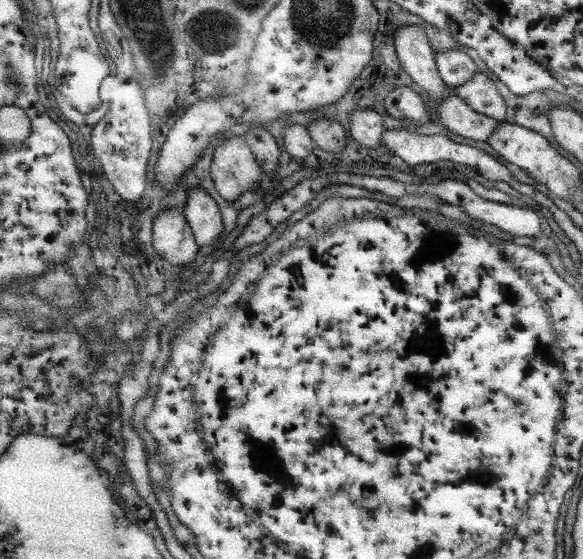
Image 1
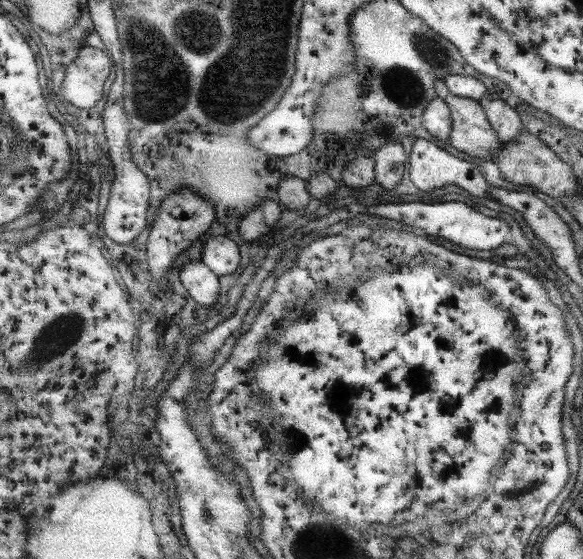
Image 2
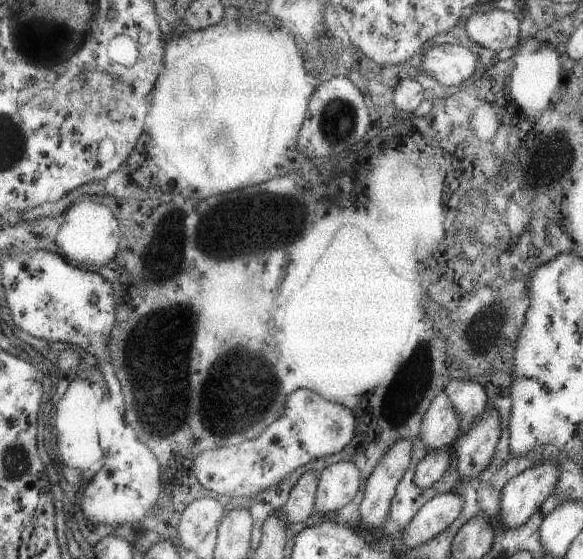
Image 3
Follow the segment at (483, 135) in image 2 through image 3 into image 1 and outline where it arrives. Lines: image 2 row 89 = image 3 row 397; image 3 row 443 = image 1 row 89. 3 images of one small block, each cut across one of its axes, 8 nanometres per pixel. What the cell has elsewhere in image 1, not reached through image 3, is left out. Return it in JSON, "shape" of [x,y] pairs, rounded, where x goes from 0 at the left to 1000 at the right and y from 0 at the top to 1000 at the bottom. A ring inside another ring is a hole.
{"shape":[[[724,45],[700,47],[683,54],[678,89],[691,123],[707,136],[719,156],[732,165],[736,191],[748,208],[751,182],[762,172],[774,168],[775,157],[755,136],[732,54]]]}

